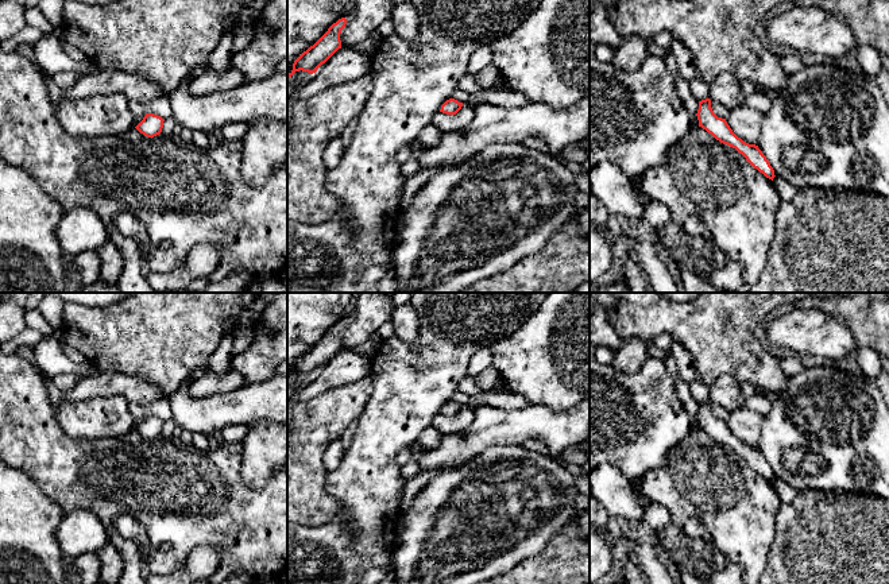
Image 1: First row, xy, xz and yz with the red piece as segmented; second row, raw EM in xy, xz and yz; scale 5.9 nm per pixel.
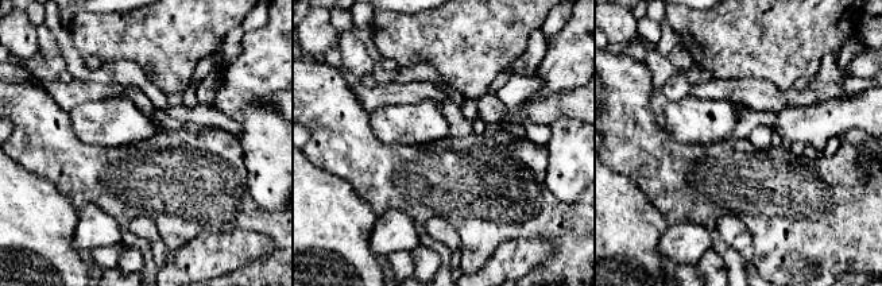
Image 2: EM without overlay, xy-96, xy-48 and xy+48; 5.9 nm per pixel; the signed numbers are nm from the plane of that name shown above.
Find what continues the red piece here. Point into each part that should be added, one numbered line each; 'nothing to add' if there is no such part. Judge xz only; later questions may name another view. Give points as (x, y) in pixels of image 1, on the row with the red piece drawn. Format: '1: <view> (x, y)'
nothing to add

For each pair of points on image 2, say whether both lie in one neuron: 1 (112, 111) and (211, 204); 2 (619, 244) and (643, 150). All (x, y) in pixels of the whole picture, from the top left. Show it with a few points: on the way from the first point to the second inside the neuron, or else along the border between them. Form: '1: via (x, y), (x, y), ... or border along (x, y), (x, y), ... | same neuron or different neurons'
1: border along (158, 131), (138, 143), (112, 147) | different neurons
2: border along (608, 166), (625, 174), (657, 207) | different neurons

